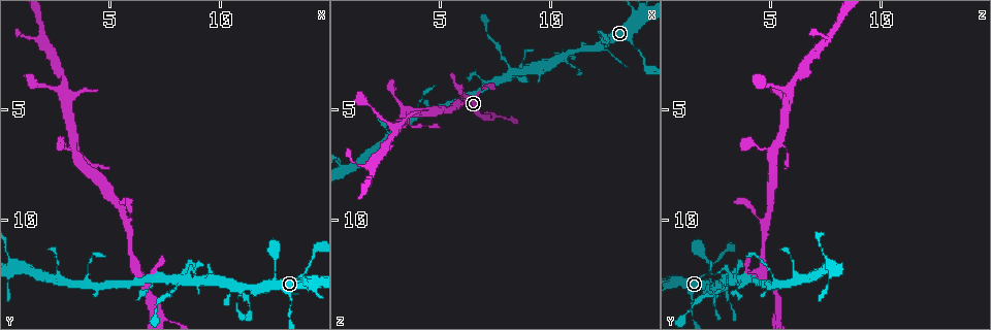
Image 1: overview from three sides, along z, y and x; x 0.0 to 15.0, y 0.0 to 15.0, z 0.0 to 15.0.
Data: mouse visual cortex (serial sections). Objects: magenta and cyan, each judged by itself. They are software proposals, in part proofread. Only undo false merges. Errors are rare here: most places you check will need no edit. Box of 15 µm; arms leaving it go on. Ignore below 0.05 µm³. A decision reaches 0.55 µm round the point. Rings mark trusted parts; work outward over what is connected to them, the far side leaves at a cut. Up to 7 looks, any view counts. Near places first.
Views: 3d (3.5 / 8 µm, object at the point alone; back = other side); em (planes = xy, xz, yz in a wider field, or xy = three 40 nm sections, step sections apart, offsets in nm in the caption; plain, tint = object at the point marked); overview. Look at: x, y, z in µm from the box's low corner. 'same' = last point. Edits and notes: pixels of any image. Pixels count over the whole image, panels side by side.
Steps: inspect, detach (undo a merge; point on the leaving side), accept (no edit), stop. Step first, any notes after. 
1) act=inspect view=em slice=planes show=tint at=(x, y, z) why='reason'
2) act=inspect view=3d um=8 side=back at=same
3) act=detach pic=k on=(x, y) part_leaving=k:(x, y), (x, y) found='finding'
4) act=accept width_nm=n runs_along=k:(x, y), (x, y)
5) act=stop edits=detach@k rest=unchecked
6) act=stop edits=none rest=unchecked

act=inspect view=3d um=3.5 at=(8.4, 12.8, 3.4) why='arms part here'

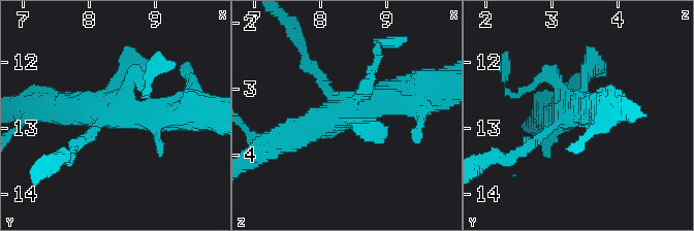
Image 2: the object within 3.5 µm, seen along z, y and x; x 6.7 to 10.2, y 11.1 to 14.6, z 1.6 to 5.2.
act=inspect view=em slice=xy step=5 show=tint at=(8.40, 12.70, 3.30)

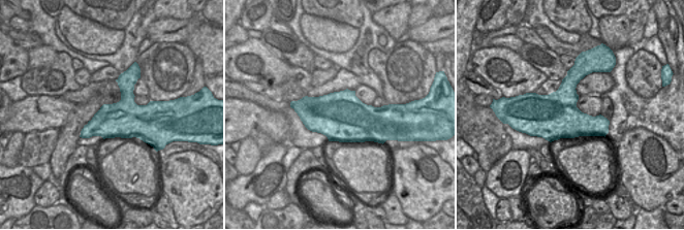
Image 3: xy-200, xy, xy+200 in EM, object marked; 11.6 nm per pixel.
act=inspect view=em slice=xy step=1 show=tint at=same

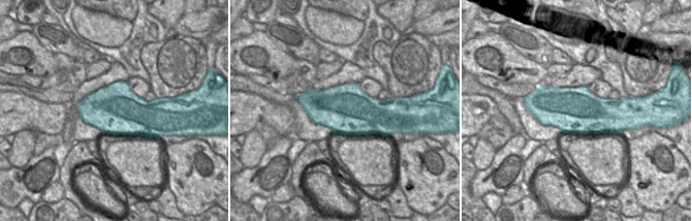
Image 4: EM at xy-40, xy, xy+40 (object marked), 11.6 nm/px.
act=accept runs_along=2:(415, 98), (351, 106), (282, 140) found='all the same cell'

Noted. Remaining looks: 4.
act=inspect view=3d um=8 at=(13.3, 14.2, 1.4) why='a narrow waist'

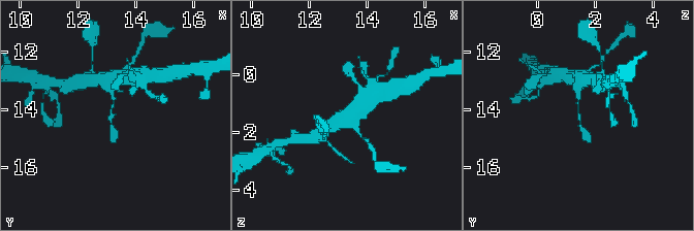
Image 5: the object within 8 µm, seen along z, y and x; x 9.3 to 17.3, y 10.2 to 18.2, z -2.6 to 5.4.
act=inspect view=3d um=3.5 at=(13.2, 14.1, 1.4) why='closer look'

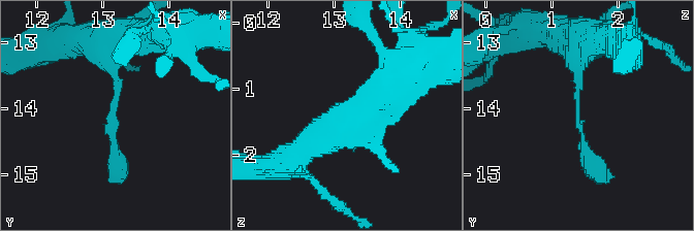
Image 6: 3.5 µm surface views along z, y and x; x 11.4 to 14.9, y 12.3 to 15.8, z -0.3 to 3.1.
act=inspect view=em slice=xy step=2 show=tint at=(13.25, 14.10, 1.45) arm_widths_nm=250,250

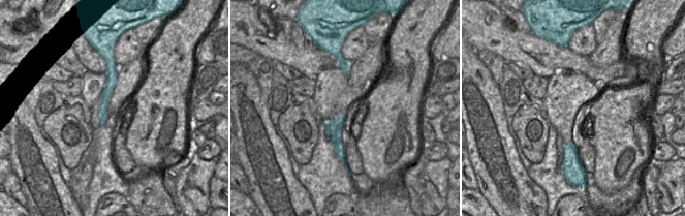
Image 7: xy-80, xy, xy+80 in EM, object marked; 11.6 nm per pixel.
act=accept found='one cell here'

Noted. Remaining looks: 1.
act=stop edits=none rest=unchecked

